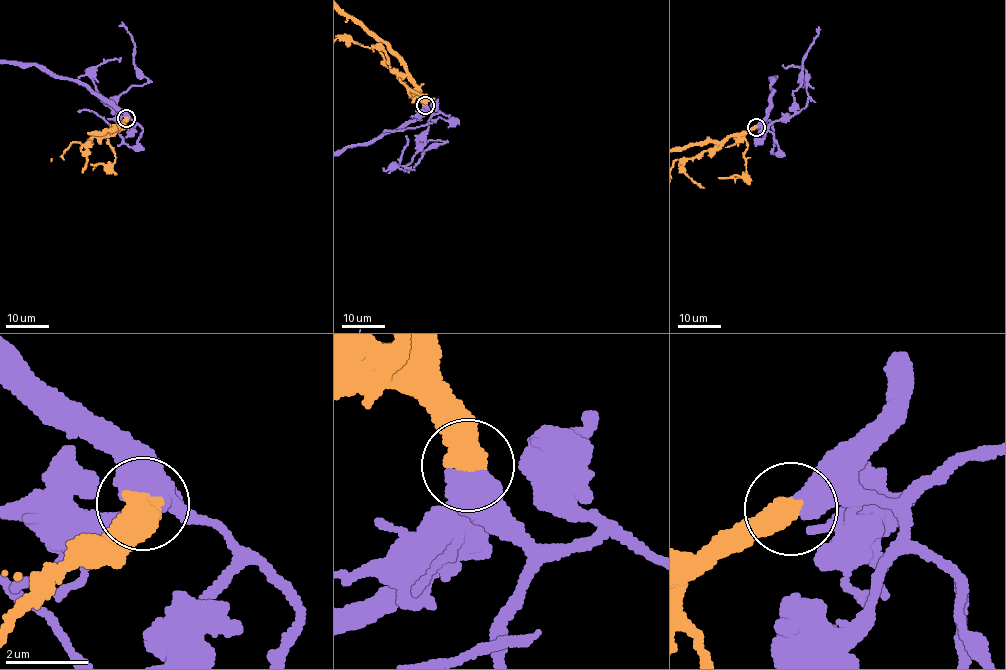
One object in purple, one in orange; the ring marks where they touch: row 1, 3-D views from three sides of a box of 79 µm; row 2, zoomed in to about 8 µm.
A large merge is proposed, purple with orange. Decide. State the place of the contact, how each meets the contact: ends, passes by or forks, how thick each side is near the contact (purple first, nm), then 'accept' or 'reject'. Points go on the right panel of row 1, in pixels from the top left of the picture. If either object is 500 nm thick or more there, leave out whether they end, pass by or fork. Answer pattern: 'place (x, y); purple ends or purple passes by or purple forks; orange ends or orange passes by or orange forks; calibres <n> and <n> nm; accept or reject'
place (756, 127); calibres 600 and 600 nm; accept

